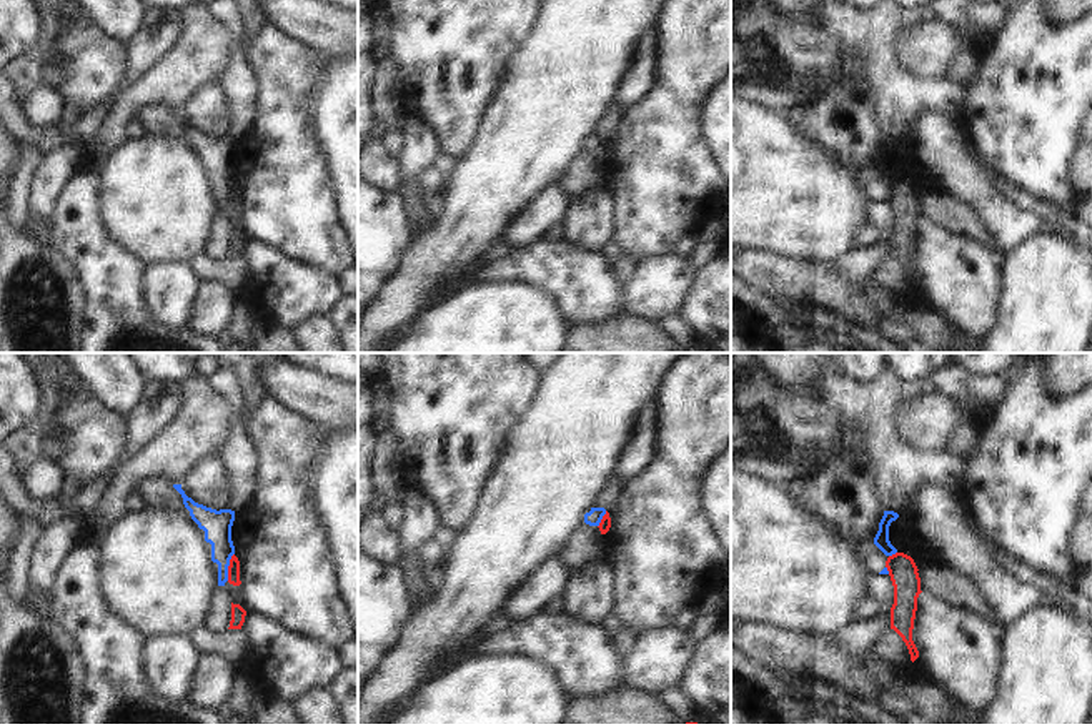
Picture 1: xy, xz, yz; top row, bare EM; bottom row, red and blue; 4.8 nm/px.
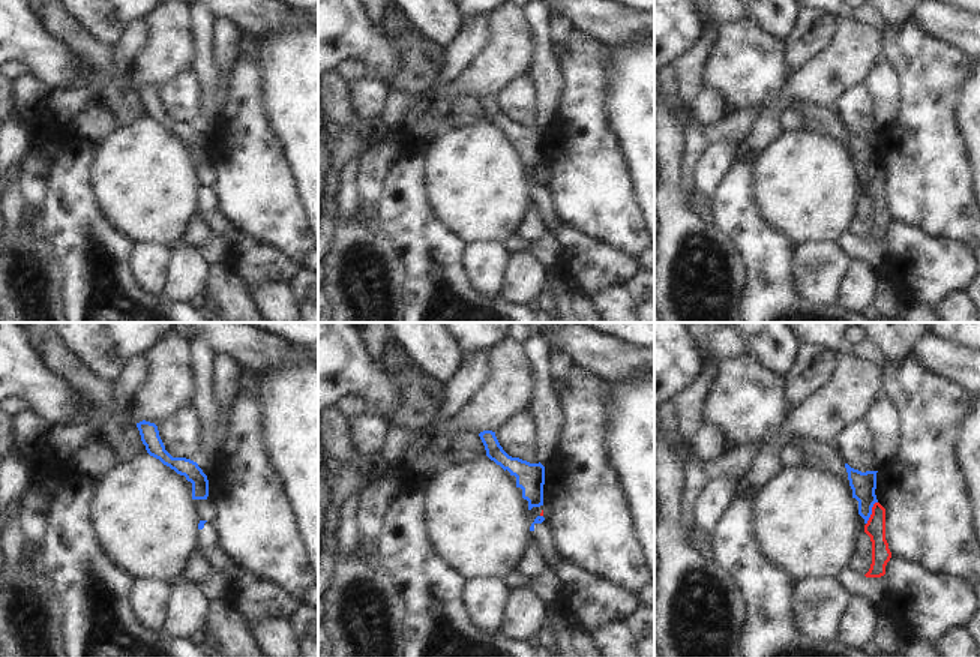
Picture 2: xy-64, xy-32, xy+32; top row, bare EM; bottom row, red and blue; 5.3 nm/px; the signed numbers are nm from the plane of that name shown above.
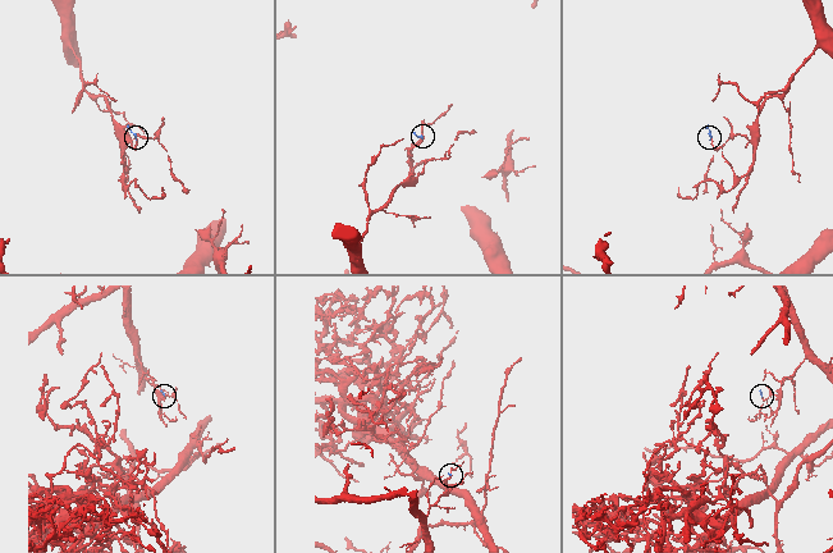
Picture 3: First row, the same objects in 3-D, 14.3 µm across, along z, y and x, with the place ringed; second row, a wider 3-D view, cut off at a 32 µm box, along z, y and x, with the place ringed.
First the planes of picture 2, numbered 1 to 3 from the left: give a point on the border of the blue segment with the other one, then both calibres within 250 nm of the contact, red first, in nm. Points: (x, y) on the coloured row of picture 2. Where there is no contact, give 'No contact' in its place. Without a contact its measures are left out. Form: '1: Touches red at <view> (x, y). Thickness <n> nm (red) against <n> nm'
1: No contact
2: No contact
3: Touches red at xy+32 (872, 513). Thickness 110 nm (red) against 140 nm

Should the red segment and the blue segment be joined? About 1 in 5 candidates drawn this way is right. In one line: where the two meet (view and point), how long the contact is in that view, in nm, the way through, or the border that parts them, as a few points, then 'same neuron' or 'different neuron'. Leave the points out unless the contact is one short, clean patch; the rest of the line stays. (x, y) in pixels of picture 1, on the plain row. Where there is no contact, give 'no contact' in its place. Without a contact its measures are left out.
contact xy (228, 193); length 140 nm; border xy (233, 180), (227, 207); different neuron

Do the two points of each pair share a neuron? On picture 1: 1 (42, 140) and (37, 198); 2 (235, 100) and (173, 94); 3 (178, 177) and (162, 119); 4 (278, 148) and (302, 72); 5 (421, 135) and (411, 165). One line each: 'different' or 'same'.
1: different
2: different
3: different
4: same
5: same

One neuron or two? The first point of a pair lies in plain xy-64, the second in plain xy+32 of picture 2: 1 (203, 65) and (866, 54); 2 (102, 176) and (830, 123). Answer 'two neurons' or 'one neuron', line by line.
1: two neurons
2: two neurons

